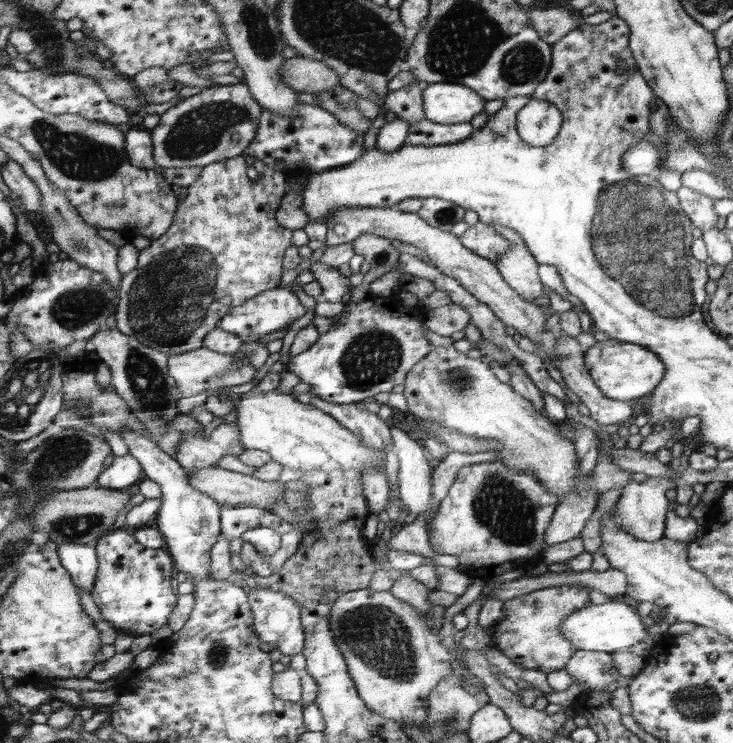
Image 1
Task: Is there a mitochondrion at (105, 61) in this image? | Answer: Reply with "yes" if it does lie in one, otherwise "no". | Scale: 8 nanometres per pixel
no

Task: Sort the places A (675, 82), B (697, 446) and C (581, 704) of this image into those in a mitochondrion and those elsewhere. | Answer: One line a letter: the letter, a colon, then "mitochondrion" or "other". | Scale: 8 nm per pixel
A: other
B: other
C: other

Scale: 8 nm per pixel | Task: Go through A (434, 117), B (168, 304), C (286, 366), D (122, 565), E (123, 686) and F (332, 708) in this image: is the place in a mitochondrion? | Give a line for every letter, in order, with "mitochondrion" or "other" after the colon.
A: other
B: mitochondrion
C: other
D: other
E: other
F: other

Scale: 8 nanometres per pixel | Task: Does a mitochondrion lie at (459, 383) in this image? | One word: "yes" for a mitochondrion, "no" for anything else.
yes

